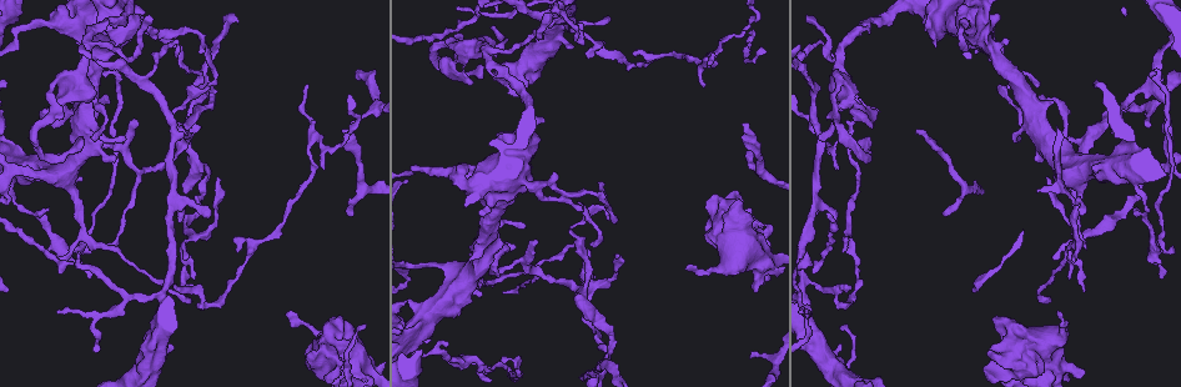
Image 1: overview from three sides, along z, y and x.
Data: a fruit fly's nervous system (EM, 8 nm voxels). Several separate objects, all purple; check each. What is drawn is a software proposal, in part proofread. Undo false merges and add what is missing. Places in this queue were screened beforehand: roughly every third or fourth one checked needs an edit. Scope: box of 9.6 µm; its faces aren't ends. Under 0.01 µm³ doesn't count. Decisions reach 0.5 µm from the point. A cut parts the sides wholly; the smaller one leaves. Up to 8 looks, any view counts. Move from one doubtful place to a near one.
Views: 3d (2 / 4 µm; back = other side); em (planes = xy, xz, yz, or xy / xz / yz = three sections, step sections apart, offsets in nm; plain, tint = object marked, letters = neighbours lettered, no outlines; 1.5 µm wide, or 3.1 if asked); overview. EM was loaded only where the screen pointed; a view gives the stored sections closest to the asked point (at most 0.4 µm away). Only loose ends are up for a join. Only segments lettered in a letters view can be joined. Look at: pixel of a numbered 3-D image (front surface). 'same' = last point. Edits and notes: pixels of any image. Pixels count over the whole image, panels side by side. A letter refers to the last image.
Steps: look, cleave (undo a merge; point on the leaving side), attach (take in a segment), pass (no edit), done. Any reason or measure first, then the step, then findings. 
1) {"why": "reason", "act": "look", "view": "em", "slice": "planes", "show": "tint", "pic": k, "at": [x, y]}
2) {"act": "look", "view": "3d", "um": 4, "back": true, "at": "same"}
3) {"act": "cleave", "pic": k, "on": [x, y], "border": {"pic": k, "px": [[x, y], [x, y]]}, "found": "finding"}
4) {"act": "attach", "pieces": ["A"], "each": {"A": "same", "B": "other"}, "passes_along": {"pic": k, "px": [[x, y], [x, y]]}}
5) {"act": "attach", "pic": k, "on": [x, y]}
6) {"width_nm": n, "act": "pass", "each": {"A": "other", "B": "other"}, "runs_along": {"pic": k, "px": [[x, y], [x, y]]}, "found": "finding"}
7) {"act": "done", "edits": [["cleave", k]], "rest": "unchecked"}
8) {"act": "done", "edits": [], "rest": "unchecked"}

{"why": "sharp bend", "act": "look", "view": "3d", "um": 2, "pic": 1, "at": [617, 218]}

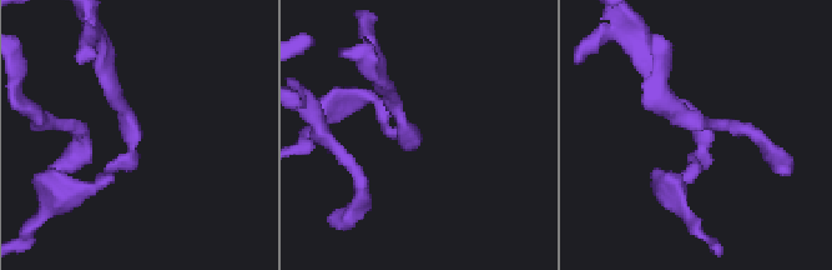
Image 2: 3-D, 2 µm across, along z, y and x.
{"act": "look", "view": "em", "slice": "planes", "show": "letters", "pic": 2, "at": [704, 144]}

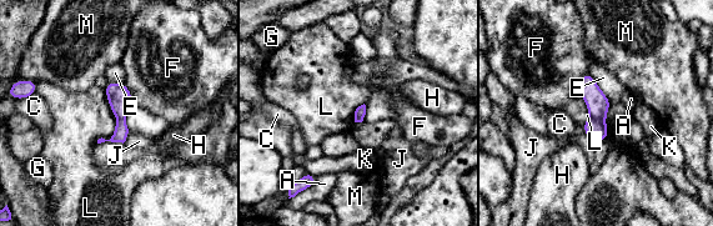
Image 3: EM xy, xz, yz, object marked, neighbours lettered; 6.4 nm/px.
{"act": "cleave", "pic": 3, "on": [596, 130], "each": {"A": "other", "C": "other", "E": "other", "F": "other", "G": "other", "H": "other", "J": "other", "K": "other", "L": "other", "M": "other"}, "found": "a second neuron is stuck on"}

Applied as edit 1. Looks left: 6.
{"act": "look", "view": "overview"}

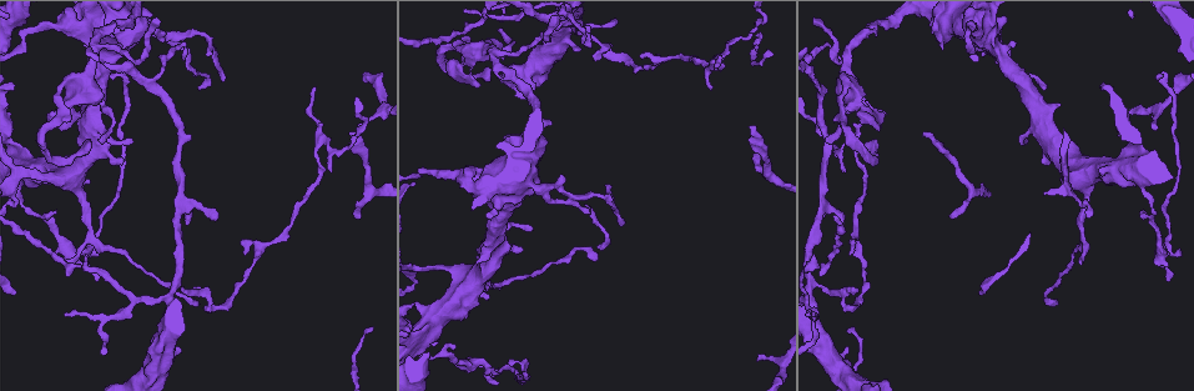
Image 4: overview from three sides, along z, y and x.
{"why": "tapers out", "act": "look", "view": "em", "slice": "yz", "step": 4, "show": "letters", "pic": 4, "at": [348, 133]}

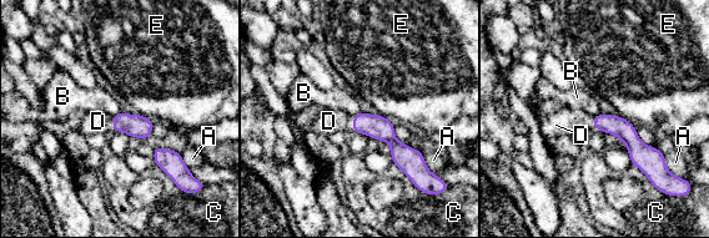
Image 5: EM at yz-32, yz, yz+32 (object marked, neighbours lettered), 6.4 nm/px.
{"why": "cut it another way", "act": "look", "view": "em", "slice": "planes", "show": "letters", "at": "same"}

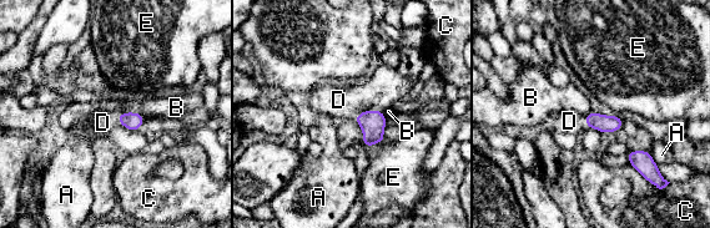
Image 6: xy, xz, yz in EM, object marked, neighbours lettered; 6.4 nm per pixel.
{"longest_contact_nm": ["D", 220], "act": "attach", "pieces": ["D"], "each": {"A": "other", "B": "other", "C": "other", "D": "same", "E": "other"}, "passes_along": {"pic": 6, "px": [[372, 122], [368, 110], [338, 100]]}, "found": "the neuron continues"}

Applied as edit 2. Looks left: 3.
{"why": "see it whole again", "act": "look", "view": "overview"}

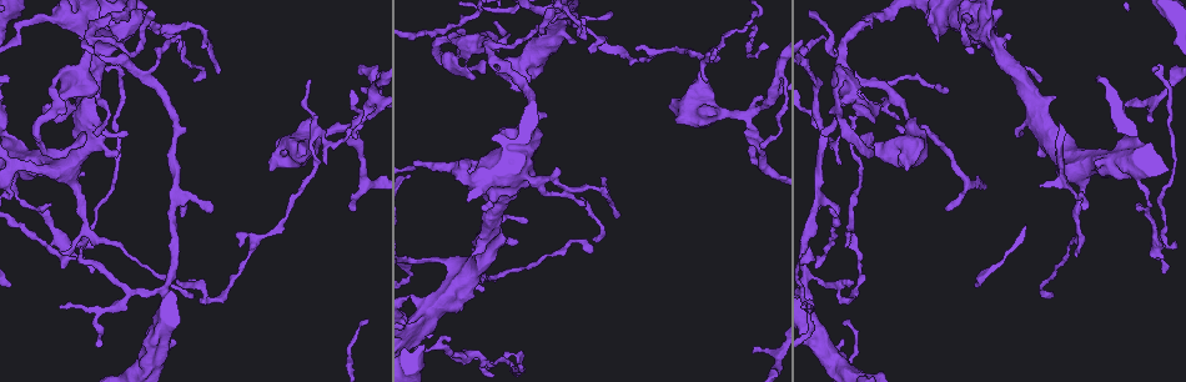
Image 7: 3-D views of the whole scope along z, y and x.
{"why": "tapers out", "act": "look", "view": "3d", "um": 4, "pic": 7, "at": [947, 207]}

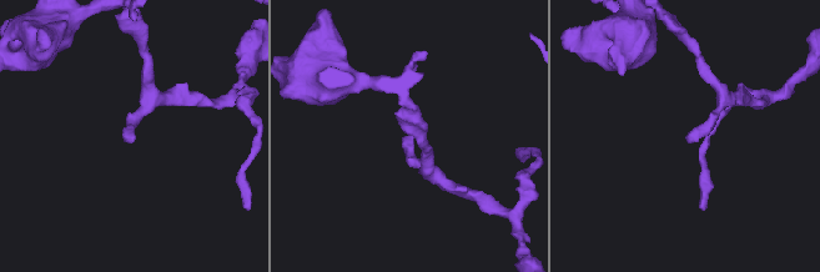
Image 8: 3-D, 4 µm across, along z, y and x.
{"act": "look", "view": "em", "slice": "planes", "show": "letters", "pic": 8, "at": [685, 137]}

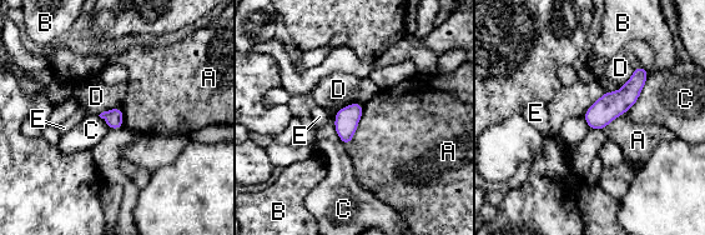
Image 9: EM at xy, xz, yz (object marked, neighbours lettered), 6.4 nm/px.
{"act": "pass", "each": {"A": "other", "B": "other", "C": "other", "D": "other", "E": "other"}, "border": {"pic": 9, "px": [[648, 78], [638, 100], [623, 114]]}, "found": "none of them fits"}

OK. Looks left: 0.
{"act": "done", "edits": [["cleave", 3], ["attach", 6]], "rest": "unchecked"}

